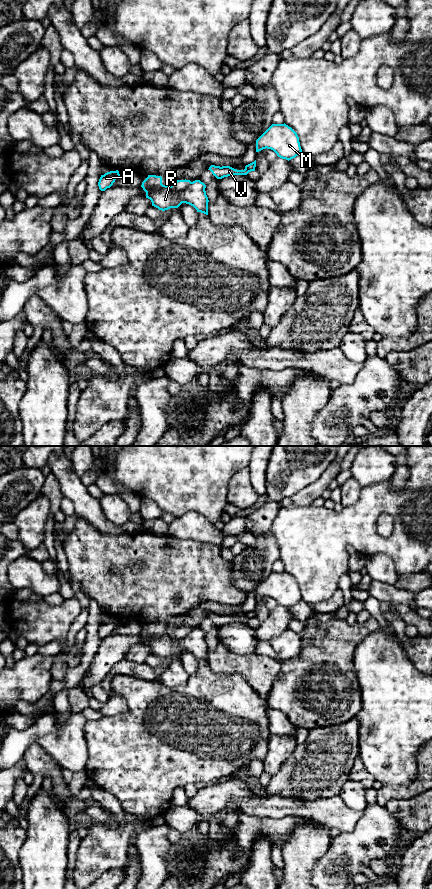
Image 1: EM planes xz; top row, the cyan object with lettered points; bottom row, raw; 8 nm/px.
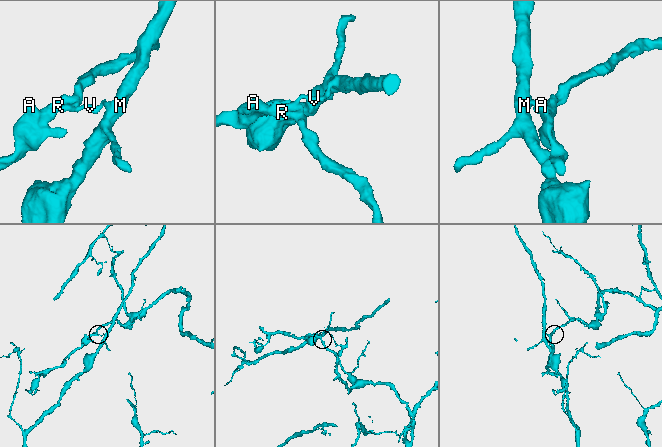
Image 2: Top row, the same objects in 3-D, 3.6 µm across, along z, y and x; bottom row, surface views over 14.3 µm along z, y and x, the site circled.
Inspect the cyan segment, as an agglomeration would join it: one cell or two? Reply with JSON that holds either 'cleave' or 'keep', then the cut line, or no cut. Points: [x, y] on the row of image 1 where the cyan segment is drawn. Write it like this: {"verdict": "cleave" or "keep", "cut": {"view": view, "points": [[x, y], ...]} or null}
{"verdict": "cleave", "cut": {"view": "xz", "points": [[192, 182], [180, 191], [172, 191], [166, 186]]}}

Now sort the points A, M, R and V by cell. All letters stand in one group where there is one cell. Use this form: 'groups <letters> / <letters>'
groups A R / M V

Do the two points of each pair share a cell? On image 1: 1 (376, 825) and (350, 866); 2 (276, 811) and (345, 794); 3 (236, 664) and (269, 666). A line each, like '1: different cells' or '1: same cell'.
1: same cell
2: different cells
3: same cell

